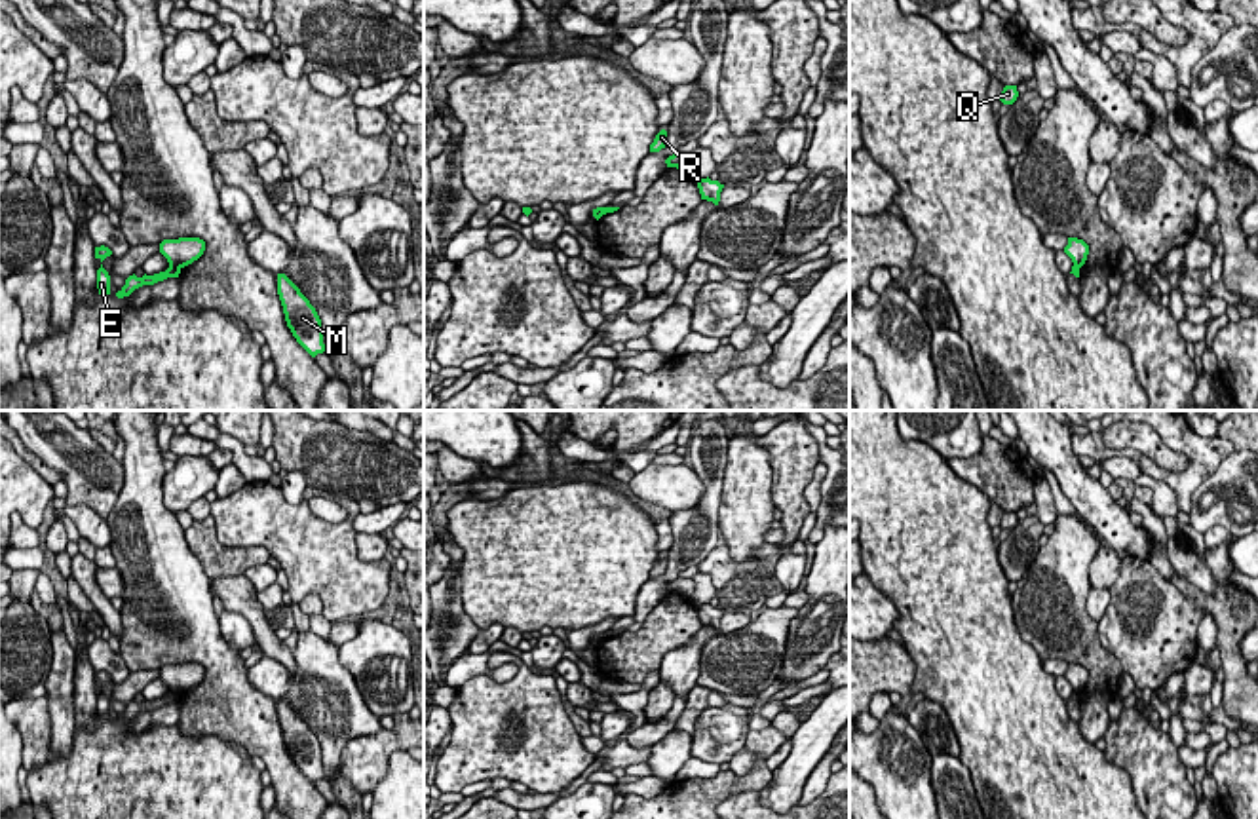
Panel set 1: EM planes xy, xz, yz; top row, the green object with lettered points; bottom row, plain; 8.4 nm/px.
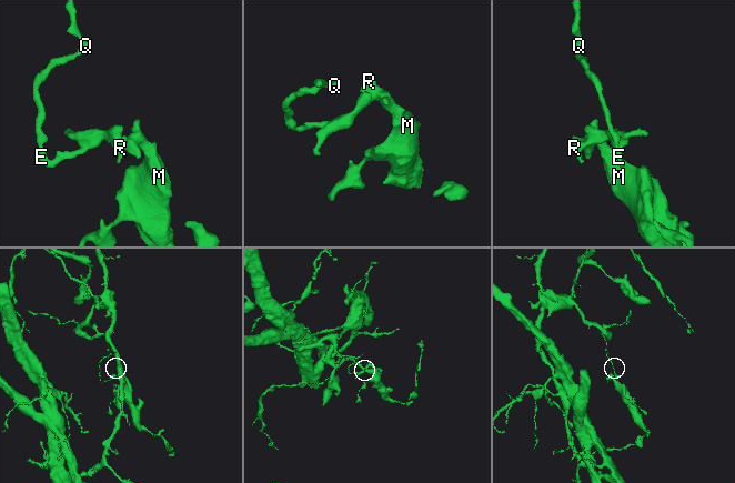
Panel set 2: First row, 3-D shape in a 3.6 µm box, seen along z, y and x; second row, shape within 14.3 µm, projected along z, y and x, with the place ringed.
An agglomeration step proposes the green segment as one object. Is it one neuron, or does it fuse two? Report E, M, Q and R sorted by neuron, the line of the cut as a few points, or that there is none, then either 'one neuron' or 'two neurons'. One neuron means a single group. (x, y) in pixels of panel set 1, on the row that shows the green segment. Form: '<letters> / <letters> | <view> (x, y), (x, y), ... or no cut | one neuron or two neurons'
E Q / M R | xy (170, 265), (179, 268) | two neurons

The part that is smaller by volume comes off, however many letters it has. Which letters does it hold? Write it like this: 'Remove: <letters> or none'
Remove: M, R

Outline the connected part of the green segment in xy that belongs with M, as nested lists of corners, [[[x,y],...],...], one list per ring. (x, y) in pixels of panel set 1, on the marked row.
[[[277,274],[277,295],[283,306],[287,327],[296,342],[312,355],[325,352],[321,319],[310,300],[285,276]]]

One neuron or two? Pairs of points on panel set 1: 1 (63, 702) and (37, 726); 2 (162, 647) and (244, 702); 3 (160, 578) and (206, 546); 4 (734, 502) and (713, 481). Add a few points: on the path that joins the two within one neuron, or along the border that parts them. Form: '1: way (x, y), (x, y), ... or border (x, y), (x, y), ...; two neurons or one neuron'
1: border (46, 696), (50, 749); two neurons
2: way (185, 647), (196, 647), (225, 679); one neuron
3: border (183, 531), (189, 550), (209, 578); two neurons
4: border (728, 447), (719, 534); two neurons

